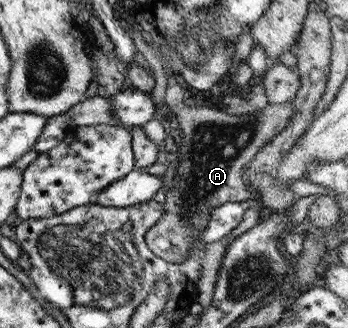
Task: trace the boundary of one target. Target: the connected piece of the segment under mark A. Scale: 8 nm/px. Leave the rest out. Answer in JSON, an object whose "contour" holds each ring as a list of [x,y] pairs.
{"contour":[[[177,84],[167,86],[165,92],[165,105],[169,106],[173,113],[177,126],[181,134],[181,140],[177,148],[177,168],[173,176],[173,184],[167,188],[162,203],[161,218],[152,224],[152,227],[144,234],[144,241],[147,248],[161,260],[172,264],[181,264],[188,257],[190,244],[194,238],[207,226],[210,215],[209,210],[217,208],[226,202],[249,201],[251,195],[245,189],[244,169],[246,163],[255,156],[255,153],[267,142],[270,141],[278,132],[281,132],[293,116],[293,99],[287,103],[270,104],[258,112],[250,115],[223,114],[217,110],[195,106],[185,106],[177,98]]]}

